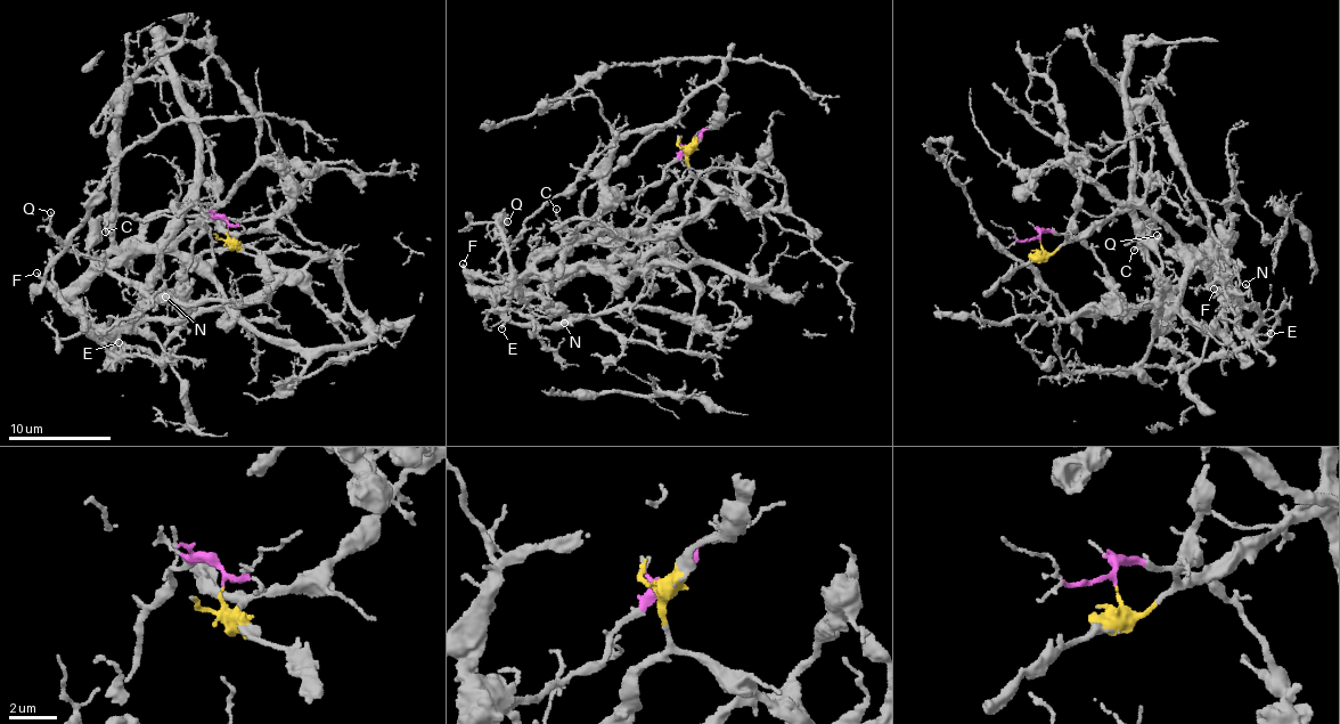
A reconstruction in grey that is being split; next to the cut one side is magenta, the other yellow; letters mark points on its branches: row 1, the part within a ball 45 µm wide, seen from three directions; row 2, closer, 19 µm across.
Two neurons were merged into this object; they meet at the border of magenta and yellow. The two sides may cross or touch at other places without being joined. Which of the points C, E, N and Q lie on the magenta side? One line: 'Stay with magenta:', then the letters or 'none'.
Stay with magenta: E, N, Q

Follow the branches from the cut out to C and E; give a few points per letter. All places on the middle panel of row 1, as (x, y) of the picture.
C: (689, 148), (686, 156), (688, 172), (644, 226), (614, 247), (583, 243), (556, 214), (556, 209)
E: (689, 148), (640, 192), (571, 228), (558, 247), (532, 252), (512, 284), (481, 290), (509, 314), (500, 330)

